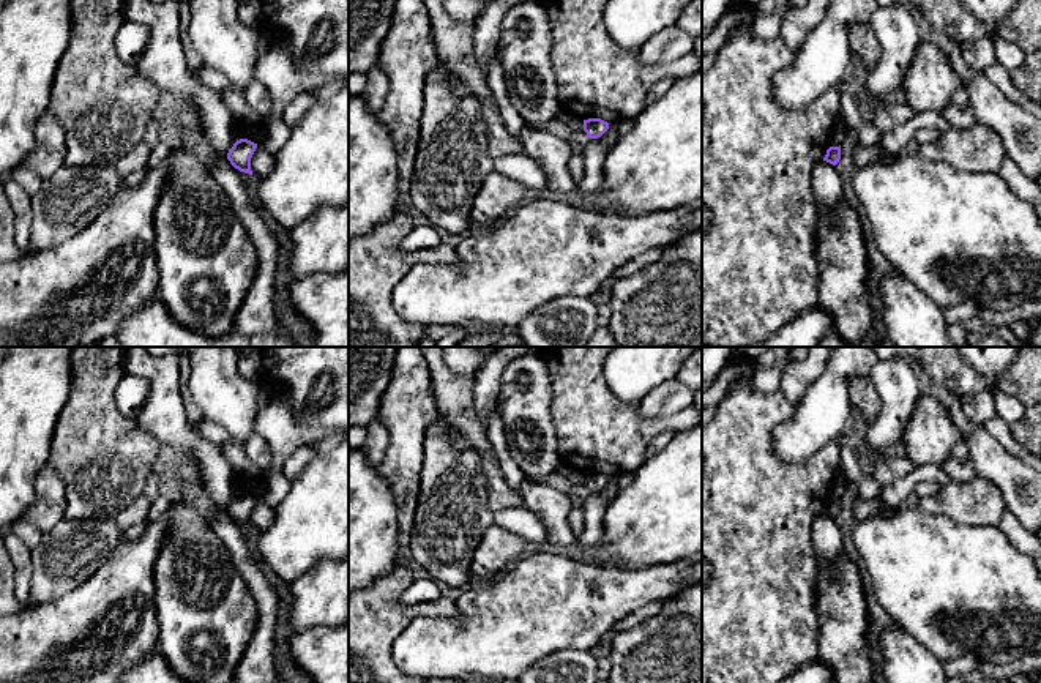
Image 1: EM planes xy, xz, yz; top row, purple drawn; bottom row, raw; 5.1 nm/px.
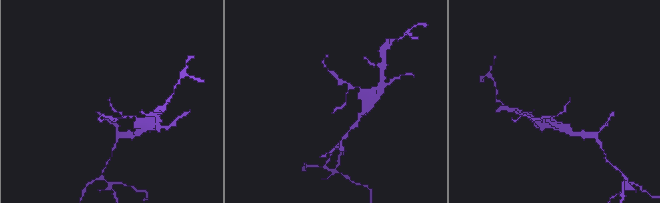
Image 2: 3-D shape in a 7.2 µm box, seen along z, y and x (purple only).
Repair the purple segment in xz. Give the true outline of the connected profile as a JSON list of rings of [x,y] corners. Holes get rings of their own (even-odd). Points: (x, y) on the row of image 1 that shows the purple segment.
[[[601,118],[584,120],[584,131],[590,139],[601,137],[609,129],[609,123]]]

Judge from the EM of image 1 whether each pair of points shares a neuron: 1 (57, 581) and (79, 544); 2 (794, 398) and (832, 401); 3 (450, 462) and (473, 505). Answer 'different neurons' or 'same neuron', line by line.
1: same neuron
2: different neurons
3: same neuron

